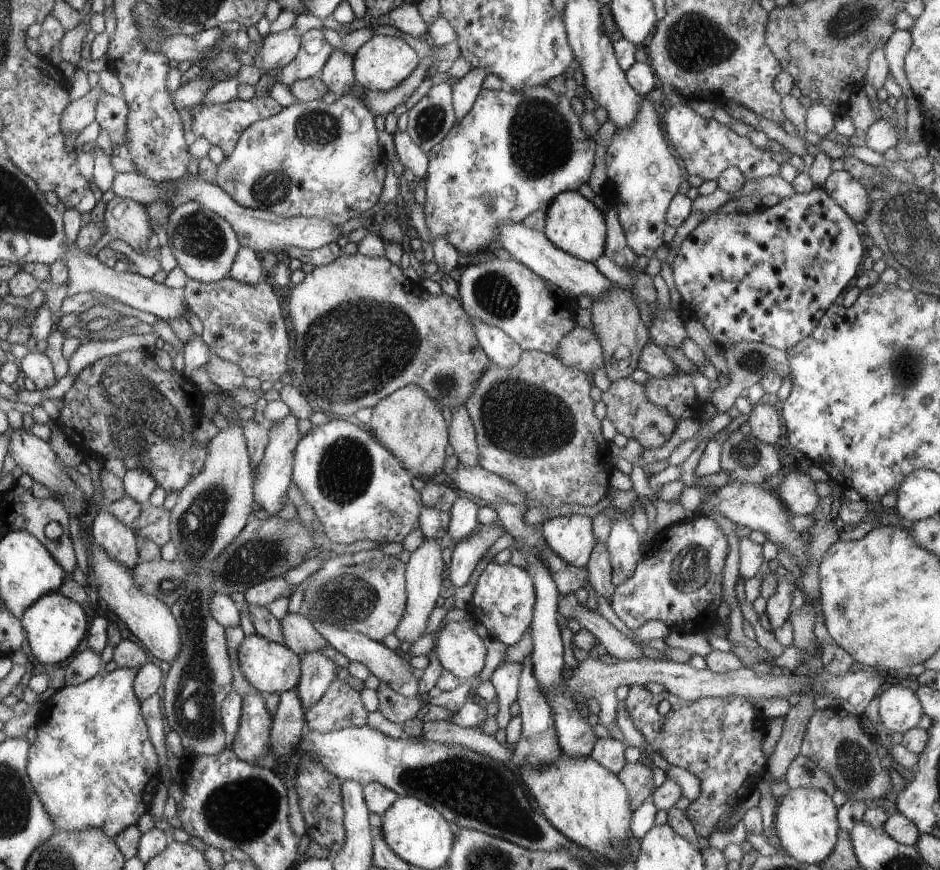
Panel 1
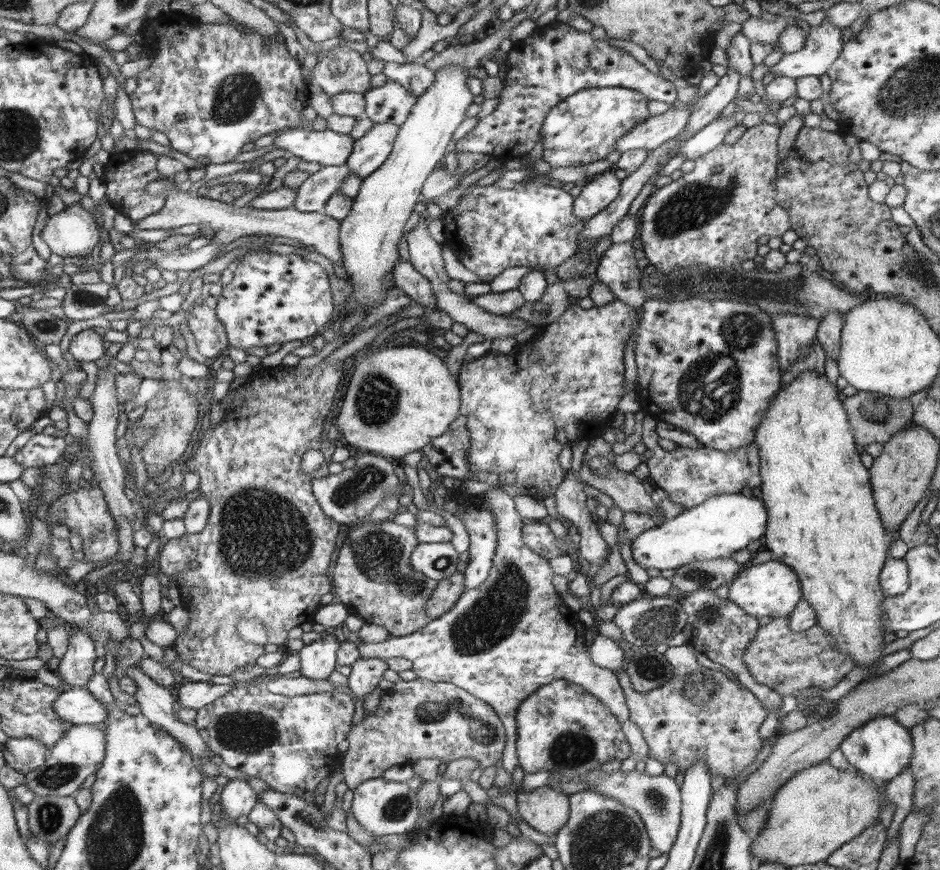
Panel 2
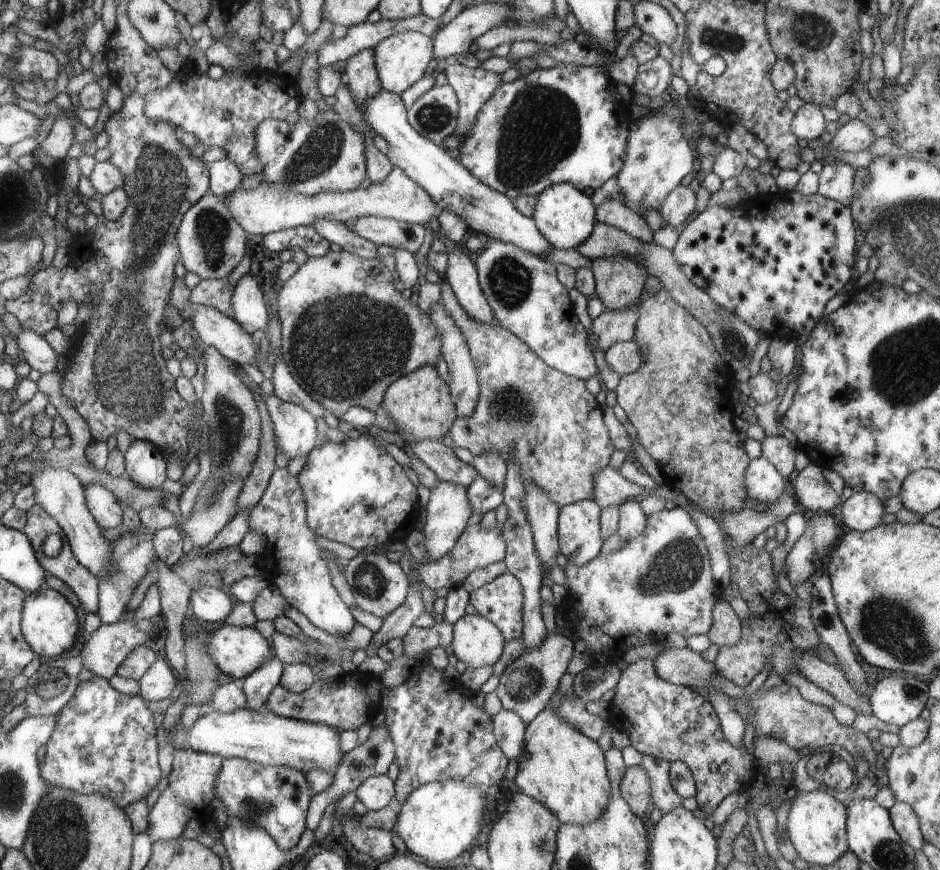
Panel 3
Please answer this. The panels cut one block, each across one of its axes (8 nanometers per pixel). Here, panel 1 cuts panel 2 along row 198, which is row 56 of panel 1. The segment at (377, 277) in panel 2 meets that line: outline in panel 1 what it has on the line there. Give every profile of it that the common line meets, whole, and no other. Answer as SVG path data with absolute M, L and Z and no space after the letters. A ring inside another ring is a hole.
M373 36L366 42L353 57L355 84L360 84L368 91L389 92L404 83L418 66L416 52L402 42L402 38L390 36Z

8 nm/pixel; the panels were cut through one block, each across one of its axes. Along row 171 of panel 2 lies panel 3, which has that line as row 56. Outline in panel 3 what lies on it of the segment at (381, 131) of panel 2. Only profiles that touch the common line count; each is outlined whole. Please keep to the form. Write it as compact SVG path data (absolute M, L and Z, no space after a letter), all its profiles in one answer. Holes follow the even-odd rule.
M373 49L362 50L346 59L346 69L342 81L347 84L352 100L360 114L364 114L364 104L381 91L381 79L378 76L377 56Z

